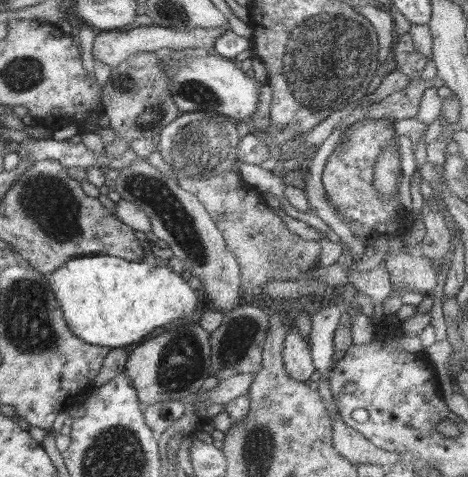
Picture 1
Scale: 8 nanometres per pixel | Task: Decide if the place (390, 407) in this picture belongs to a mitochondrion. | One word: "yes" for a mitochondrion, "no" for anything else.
yes

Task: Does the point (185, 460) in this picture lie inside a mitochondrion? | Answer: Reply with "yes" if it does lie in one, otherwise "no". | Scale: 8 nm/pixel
no

